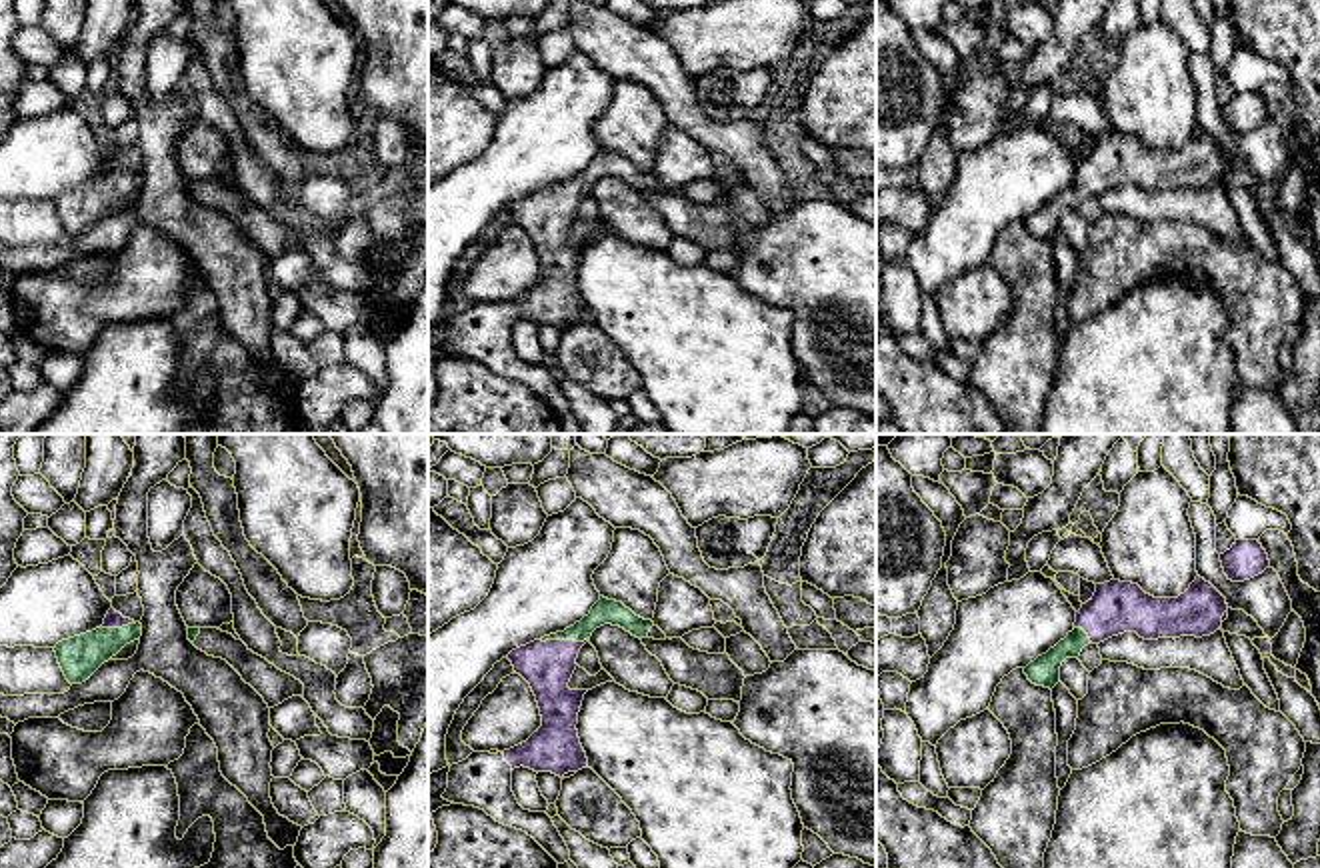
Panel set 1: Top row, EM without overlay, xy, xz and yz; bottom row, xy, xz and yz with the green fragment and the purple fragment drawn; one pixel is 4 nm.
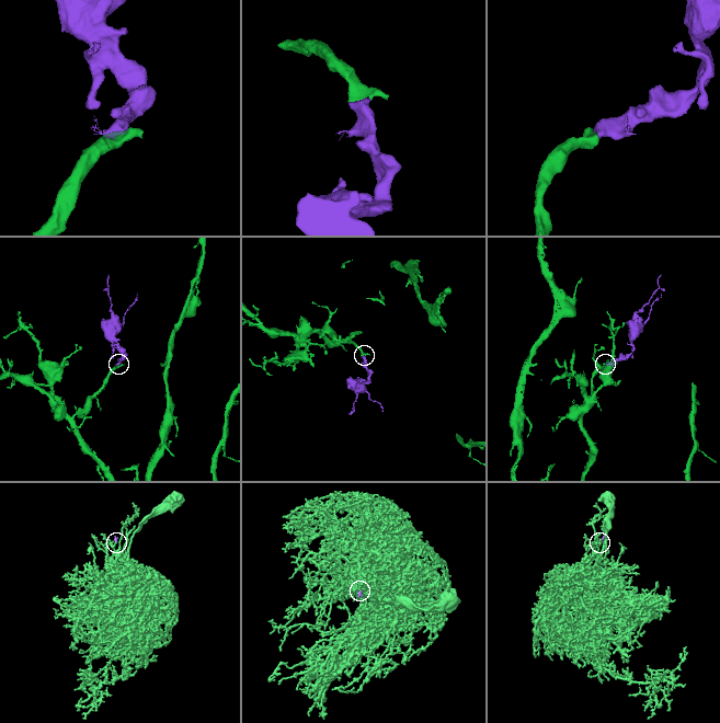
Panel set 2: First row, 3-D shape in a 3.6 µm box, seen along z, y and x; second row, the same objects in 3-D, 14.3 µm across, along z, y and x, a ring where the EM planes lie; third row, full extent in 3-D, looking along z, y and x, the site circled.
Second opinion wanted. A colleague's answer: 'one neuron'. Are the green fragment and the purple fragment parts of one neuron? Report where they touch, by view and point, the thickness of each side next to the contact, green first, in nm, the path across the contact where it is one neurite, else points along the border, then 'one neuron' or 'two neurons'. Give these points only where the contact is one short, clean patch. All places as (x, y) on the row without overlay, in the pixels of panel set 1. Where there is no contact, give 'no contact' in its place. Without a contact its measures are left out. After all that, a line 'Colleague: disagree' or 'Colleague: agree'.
contact xz (564, 190); calibres 100 and 200 nm; way xz (604, 162), (576, 188), (564, 190), (546, 218); one neuron
Colleague: agree

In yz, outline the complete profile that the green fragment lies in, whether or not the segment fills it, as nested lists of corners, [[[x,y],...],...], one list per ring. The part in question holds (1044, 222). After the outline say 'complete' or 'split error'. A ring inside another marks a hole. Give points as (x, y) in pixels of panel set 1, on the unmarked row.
[[[1200,128],[1178,150],[1154,150],[1132,134],[1096,136],[1094,148],[1076,164],[1074,182],[1030,214],[1024,226],[1032,236],[1052,242],[1060,234],[1062,214],[1078,210],[1090,194],[1100,196],[1124,184],[1144,192],[1202,190],[1220,182],[1226,162],[1226,150]]] | split error

